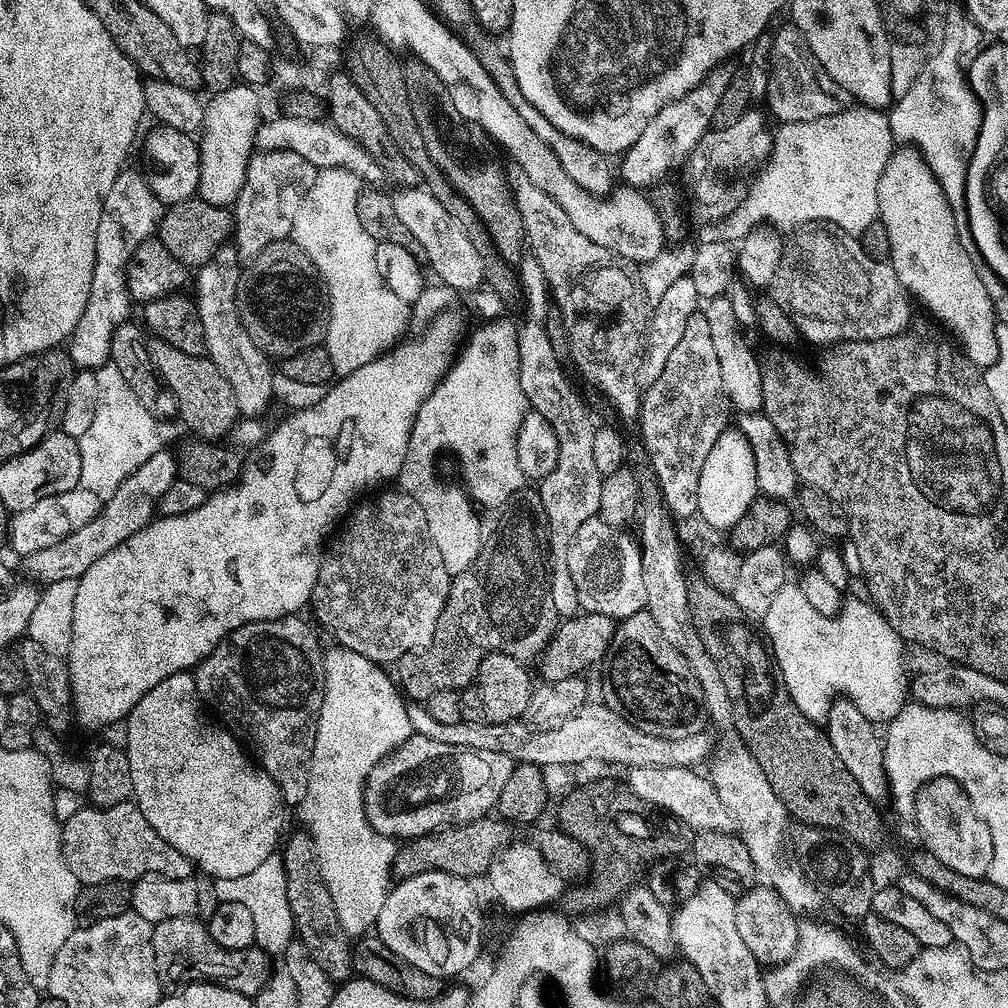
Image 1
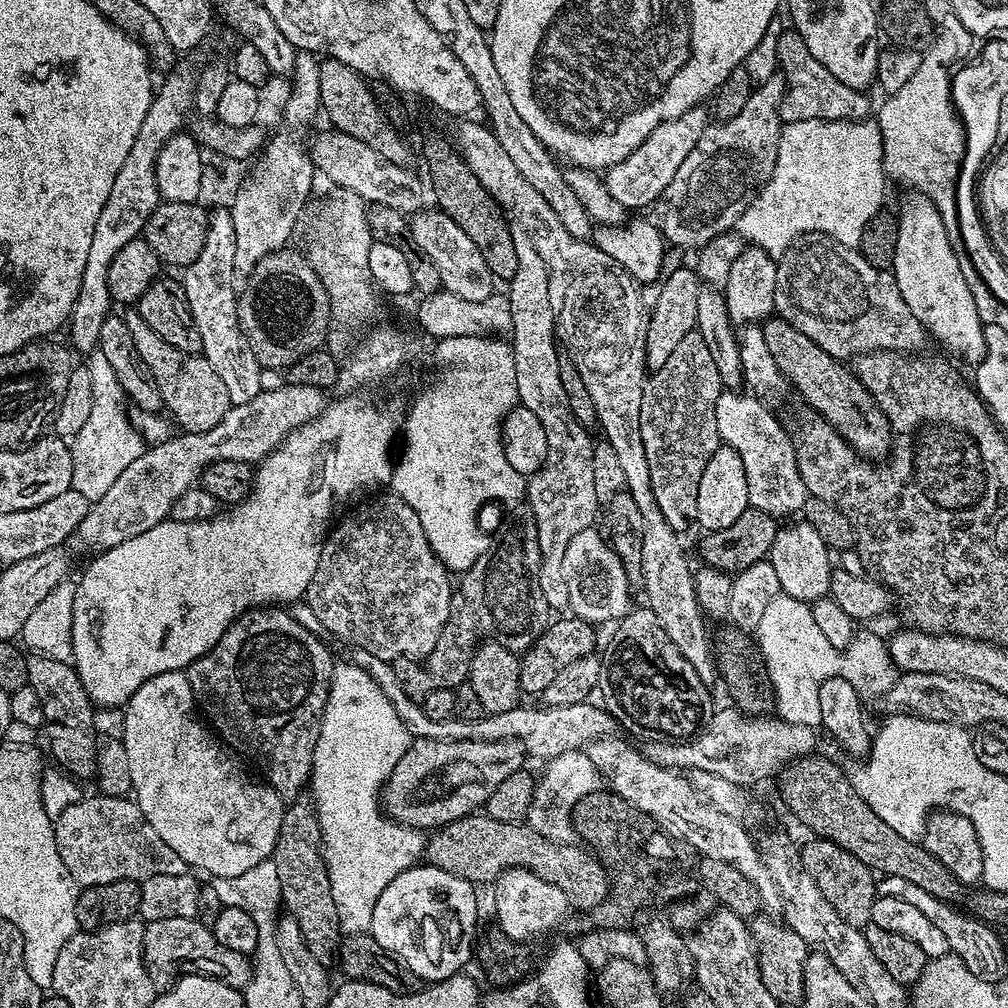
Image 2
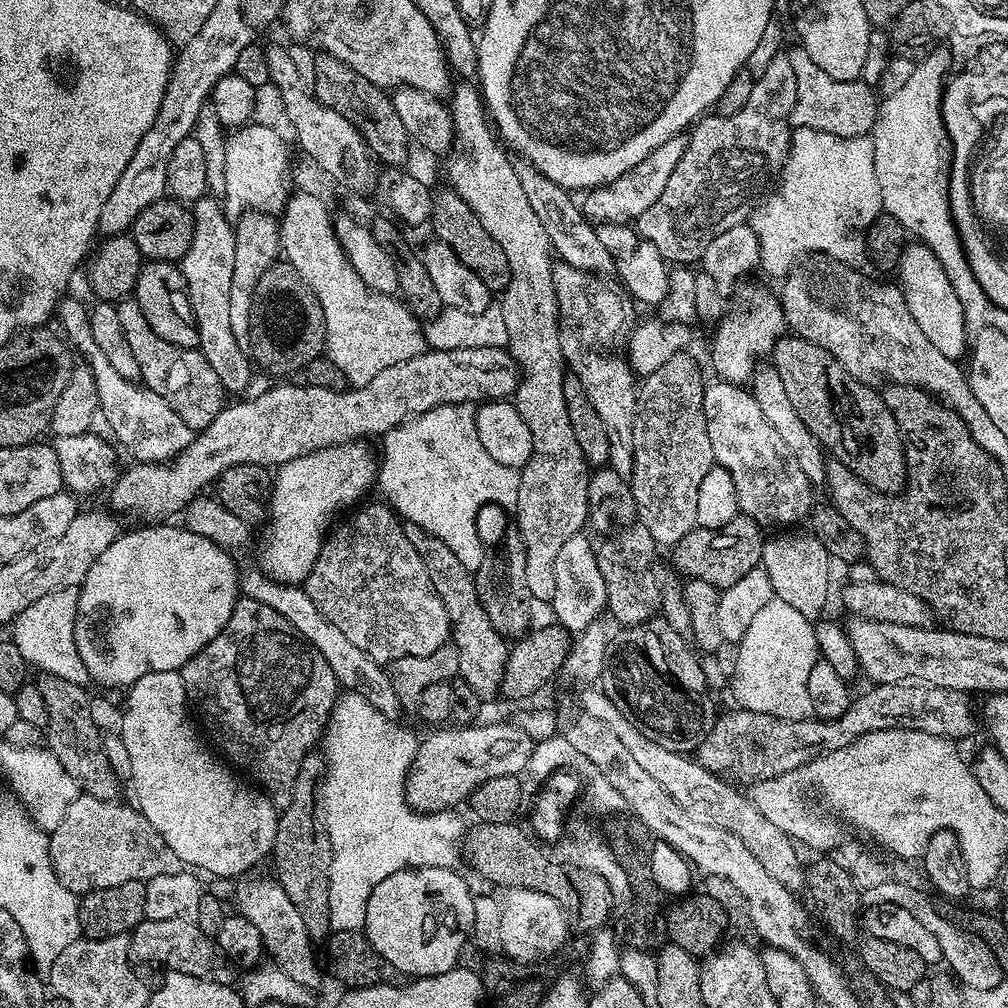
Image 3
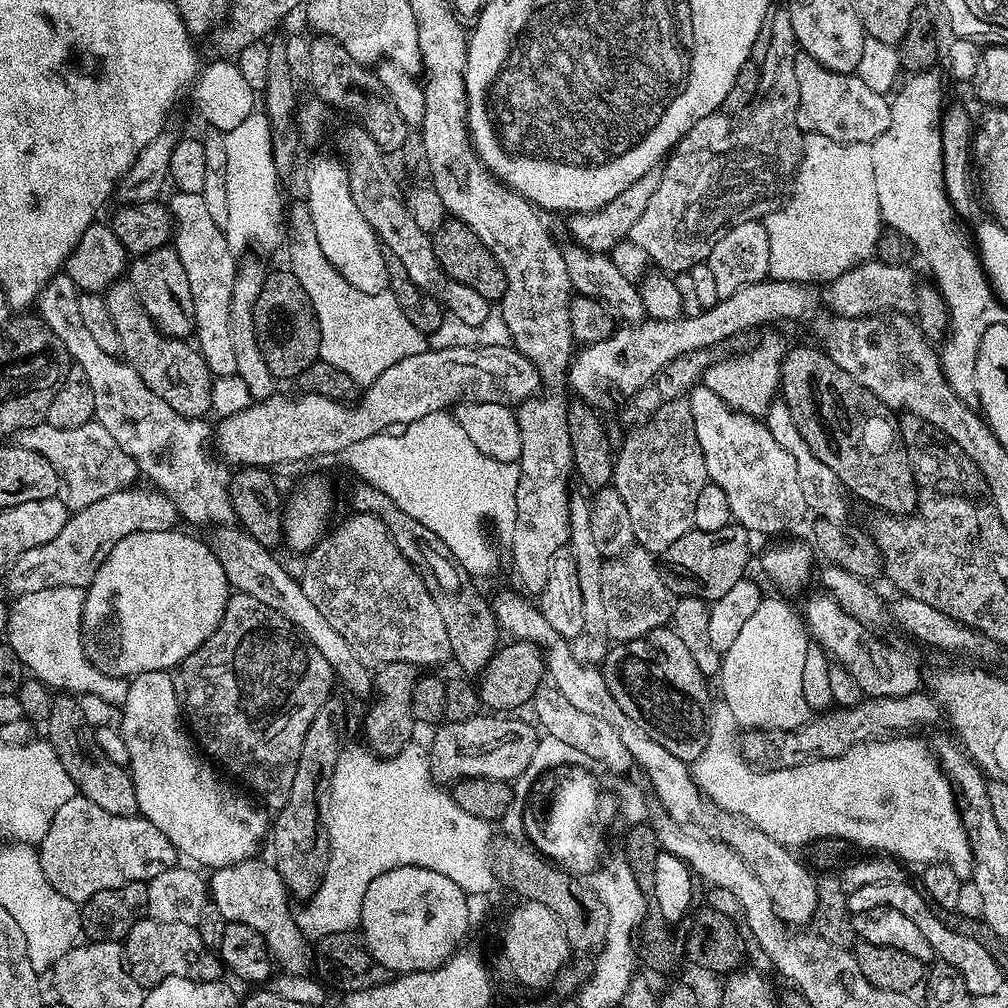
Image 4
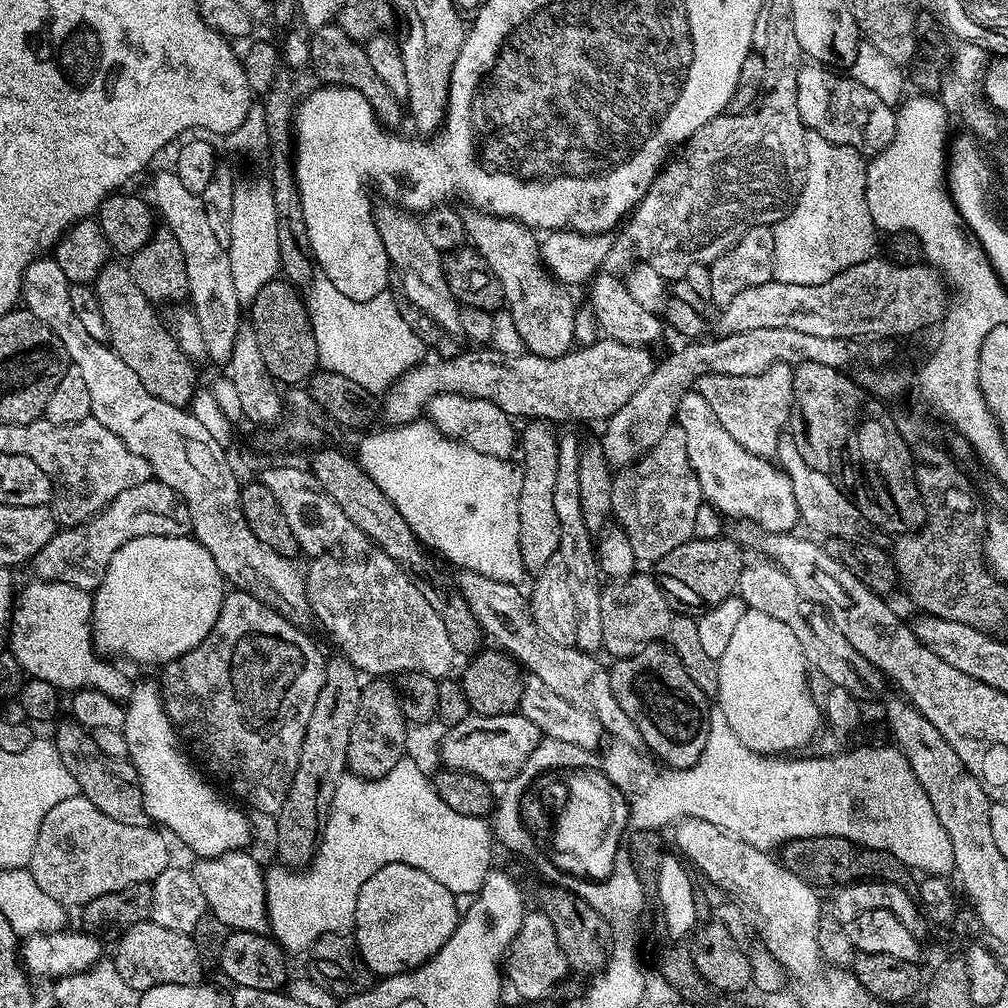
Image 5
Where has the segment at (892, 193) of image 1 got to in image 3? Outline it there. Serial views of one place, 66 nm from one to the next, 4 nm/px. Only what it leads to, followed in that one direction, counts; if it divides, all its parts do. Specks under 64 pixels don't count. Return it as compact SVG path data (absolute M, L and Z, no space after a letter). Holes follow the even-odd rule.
M912 242L907 245L901 256L898 267L898 287L906 298L906 306L910 306L910 314L914 314L914 322L918 322L922 334L934 342L934 347L946 358L954 361L961 359L960 355L967 353L970 348L969 321L964 315L964 307L954 294L954 286L938 258L931 248L921 242Z

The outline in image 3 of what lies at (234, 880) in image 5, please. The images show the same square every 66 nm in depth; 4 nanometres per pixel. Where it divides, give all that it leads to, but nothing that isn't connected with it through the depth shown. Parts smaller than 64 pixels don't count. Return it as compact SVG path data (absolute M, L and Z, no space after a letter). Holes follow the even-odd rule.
M274 878L268 880L248 880L236 892L236 904L239 915L245 916L254 926L258 926L258 934L262 934L264 947L271 963L276 964L298 986L306 986L316 990L322 976L322 964L316 961L314 941L306 932L305 923L298 914L297 907L290 902L289 895Z

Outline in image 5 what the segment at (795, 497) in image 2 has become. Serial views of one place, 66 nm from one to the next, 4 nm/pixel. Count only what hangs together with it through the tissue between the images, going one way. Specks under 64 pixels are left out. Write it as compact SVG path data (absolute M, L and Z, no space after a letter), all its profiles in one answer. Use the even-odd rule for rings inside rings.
M693 400L692 420L685 422L682 435L684 443L688 446L688 460L692 463L692 469L700 483L701 497L725 517L737 516L737 521L757 524L764 532L792 532L795 524L797 526L801 523L801 518L790 478L771 459L756 456L736 442L730 436L730 430L716 423L714 410L710 410L705 400Z

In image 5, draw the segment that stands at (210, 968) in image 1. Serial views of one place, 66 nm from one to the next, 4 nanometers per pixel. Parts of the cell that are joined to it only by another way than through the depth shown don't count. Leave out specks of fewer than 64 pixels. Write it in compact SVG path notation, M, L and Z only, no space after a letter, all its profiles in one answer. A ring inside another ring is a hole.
M152 919L138 922L138 926L130 926L126 934L115 941L116 956L114 963L122 979L130 982L135 992L145 992L159 984L198 984L200 976L206 968L205 961L200 959L200 951L187 932L166 930L166 926L158 926Z

